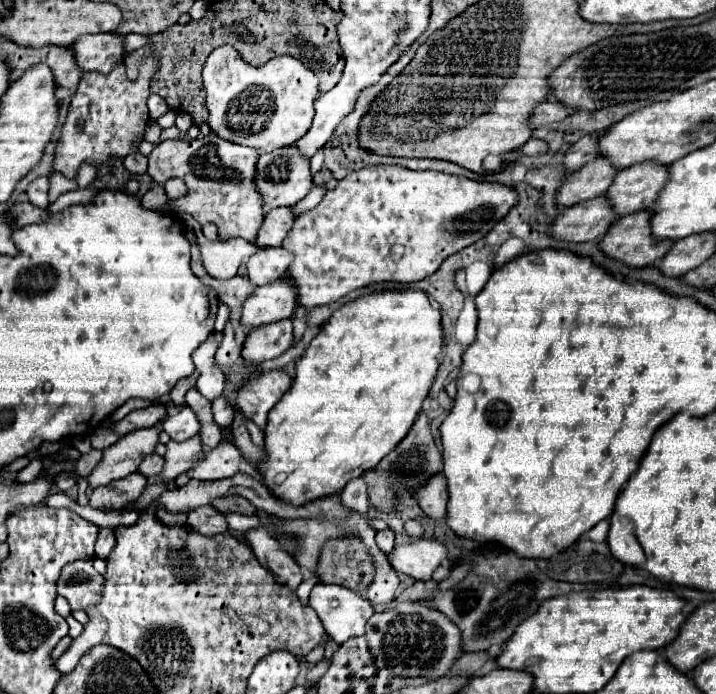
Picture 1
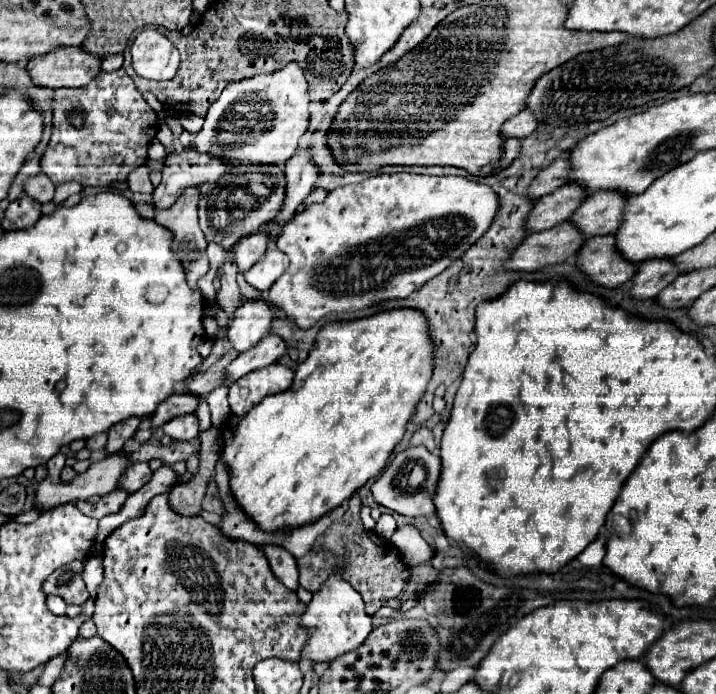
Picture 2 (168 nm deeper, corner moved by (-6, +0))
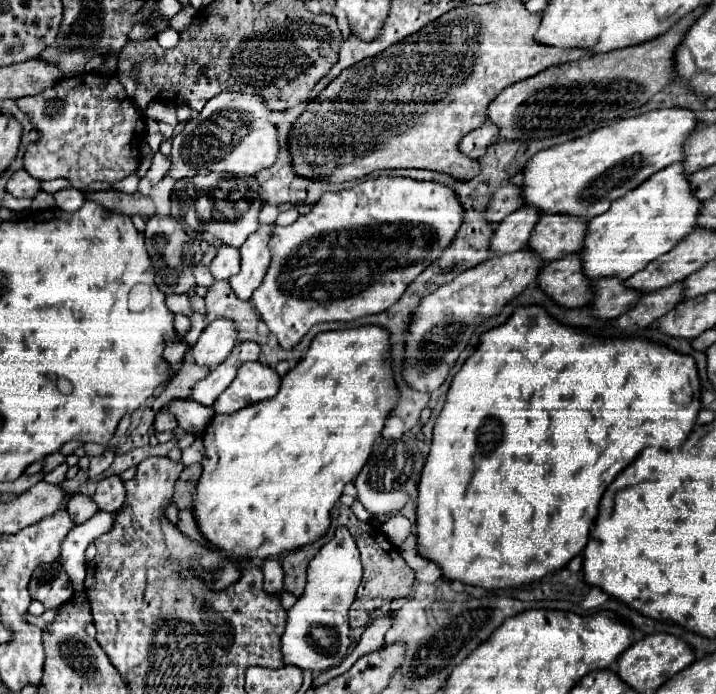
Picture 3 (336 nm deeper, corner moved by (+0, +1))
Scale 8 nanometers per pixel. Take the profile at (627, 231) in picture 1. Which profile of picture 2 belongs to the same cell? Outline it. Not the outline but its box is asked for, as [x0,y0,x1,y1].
[578,235,638,287]

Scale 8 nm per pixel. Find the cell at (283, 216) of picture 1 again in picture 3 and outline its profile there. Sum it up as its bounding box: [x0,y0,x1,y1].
[210,246,238,280]

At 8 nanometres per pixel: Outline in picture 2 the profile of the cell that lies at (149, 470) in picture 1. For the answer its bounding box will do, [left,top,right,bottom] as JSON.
[120,463,152,493]

